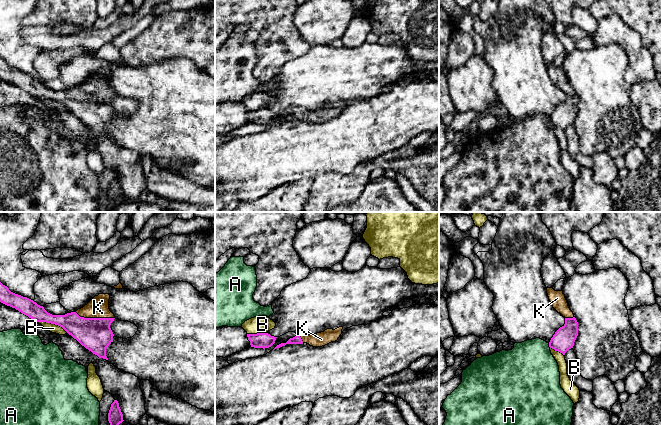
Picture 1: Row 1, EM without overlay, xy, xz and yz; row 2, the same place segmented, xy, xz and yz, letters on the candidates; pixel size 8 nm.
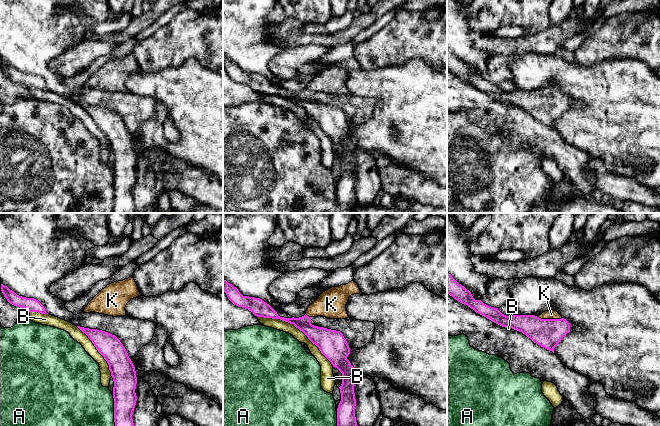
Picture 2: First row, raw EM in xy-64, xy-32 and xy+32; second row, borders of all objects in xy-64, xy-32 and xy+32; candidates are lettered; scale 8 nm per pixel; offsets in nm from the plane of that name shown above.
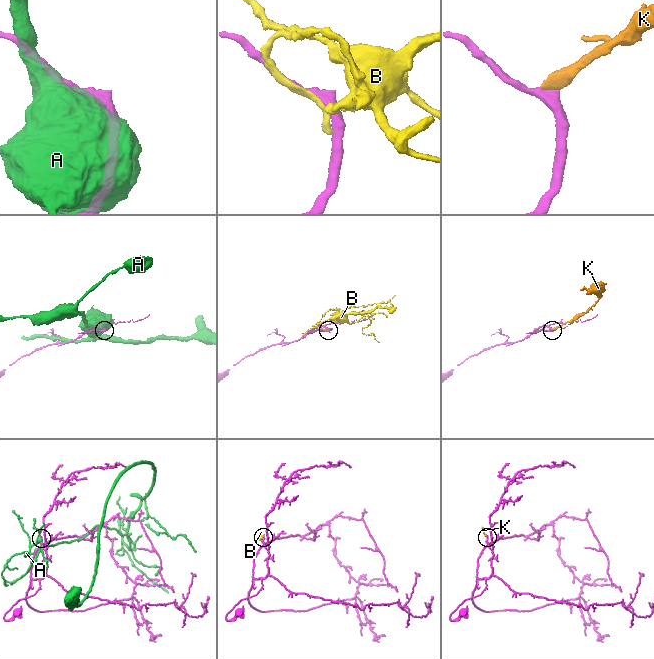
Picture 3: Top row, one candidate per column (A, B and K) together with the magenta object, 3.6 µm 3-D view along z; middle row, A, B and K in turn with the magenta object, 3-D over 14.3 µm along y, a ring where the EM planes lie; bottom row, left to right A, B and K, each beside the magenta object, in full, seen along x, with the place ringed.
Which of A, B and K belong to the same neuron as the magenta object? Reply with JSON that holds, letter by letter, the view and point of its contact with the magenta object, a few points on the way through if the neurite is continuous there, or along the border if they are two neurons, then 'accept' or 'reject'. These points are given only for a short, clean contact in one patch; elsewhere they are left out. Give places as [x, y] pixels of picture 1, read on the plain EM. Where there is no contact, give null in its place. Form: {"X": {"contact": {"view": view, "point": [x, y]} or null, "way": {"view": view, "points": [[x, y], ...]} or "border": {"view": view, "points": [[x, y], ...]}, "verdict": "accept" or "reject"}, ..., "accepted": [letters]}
{"A": {"contact": {"view": "yz", "point": [549, 121]}, "verdict": "reject"}, "B": {"contact": {"view": "xy", "point": [53, 99]}, "verdict": "reject"}, "K": {"contact": {"view": "xy", "point": [95, 94]}, "verdict": "accept"}, "accepted": ["K"]}

